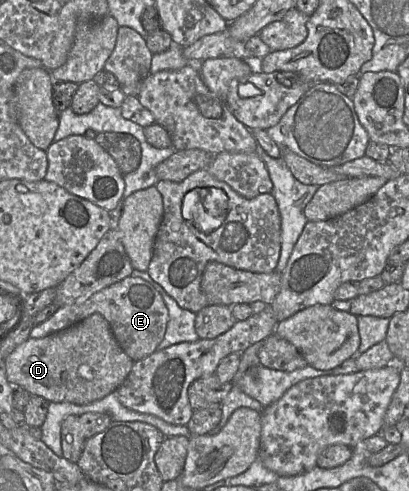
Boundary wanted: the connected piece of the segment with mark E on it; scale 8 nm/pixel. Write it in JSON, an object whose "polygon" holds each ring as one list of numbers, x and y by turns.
{"polygon":[[130,275,74,304,59,307,46,321,34,326,29,337,39,339,65,330,94,313,102,315,108,322,118,345,133,362,141,360,158,350,158,345,164,338,168,323,168,310,160,293,144,279]]}

